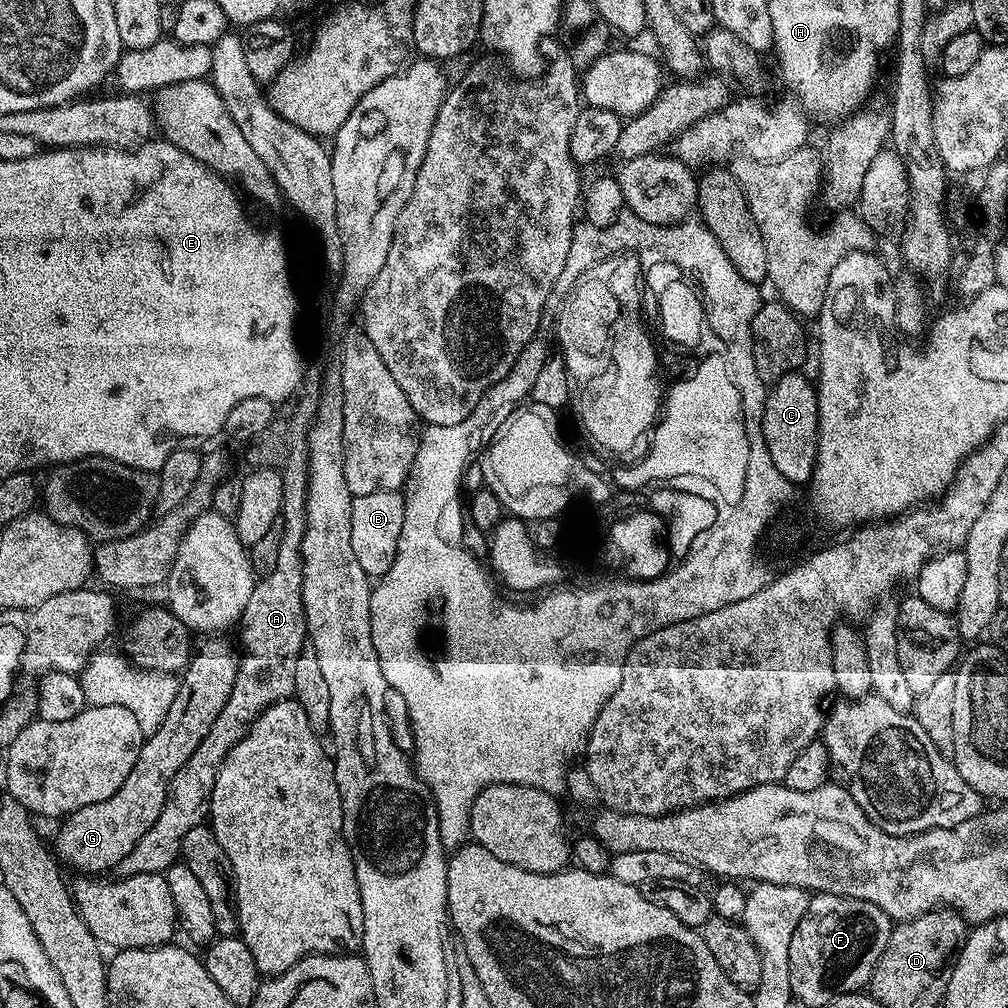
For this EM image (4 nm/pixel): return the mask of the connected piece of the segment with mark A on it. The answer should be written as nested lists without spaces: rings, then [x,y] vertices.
[[[303,431],[291,433],[288,442],[288,459],[282,465],[284,478],[284,507],[282,509],[282,546],[278,549],[278,562],[274,570],[263,573],[254,586],[254,594],[250,594],[250,602],[246,602],[246,610],[242,617],[244,629],[240,632],[239,643],[242,655],[238,666],[238,678],[234,682],[234,690],[230,690],[230,698],[226,698],[226,706],[222,706],[222,714],[214,718],[214,726],[202,742],[198,742],[198,750],[186,758],[186,766],[174,774],[168,787],[168,797],[164,809],[158,814],[158,822],[142,834],[138,846],[130,850],[118,865],[120,876],[134,874],[161,874],[167,872],[170,865],[177,863],[180,856],[182,838],[194,826],[198,826],[208,816],[208,804],[212,800],[212,791],[218,770],[230,752],[248,732],[248,728],[264,709],[270,707],[275,700],[292,696],[294,690],[294,662],[308,640],[308,623],[306,610],[302,602],[302,534],[304,533],[304,506],[308,493],[308,454],[306,436]]]

